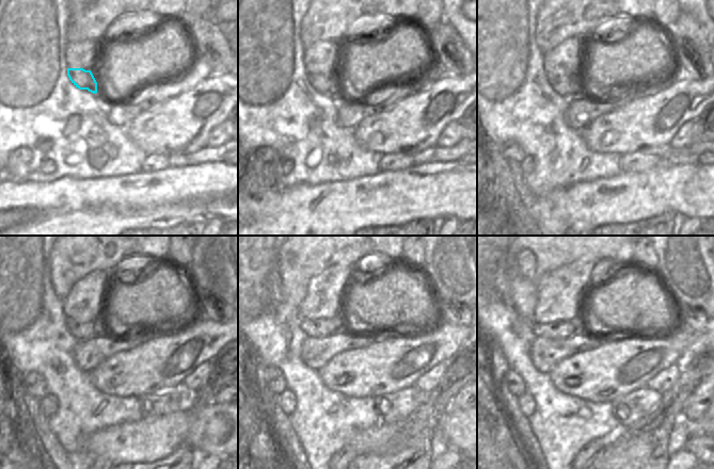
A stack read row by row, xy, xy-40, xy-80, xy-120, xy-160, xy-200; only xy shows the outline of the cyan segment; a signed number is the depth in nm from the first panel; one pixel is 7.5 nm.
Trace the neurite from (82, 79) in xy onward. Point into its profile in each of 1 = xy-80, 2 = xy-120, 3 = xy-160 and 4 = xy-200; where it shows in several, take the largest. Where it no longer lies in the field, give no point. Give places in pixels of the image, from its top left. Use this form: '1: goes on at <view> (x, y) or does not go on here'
1: goes on at xy-80 (566, 86)
2: goes on at xy-120 (82, 330)
3: goes on at xy-160 (316, 328)
4: goes on at xy-200 (560, 329)

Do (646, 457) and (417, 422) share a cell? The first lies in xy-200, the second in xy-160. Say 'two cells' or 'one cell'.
one cell

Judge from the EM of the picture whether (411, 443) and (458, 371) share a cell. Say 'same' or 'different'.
same

